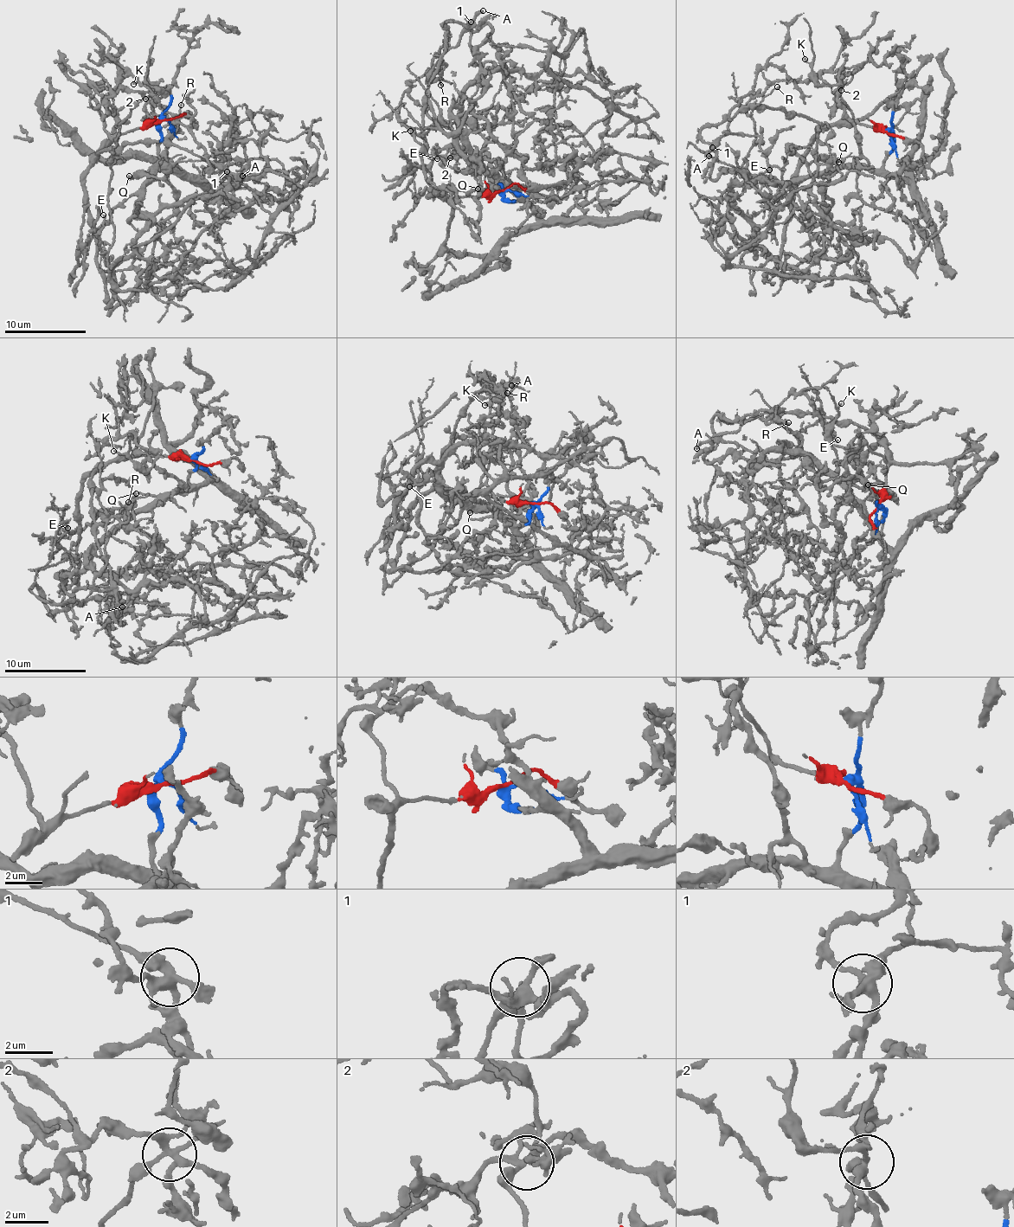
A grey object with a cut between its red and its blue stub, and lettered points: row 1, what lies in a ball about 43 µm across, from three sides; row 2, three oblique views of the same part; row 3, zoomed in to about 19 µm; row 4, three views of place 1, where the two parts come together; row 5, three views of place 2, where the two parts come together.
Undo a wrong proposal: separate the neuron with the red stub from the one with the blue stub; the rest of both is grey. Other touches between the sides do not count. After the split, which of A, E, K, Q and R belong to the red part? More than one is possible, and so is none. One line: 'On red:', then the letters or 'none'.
On red: A, K, Q, R

